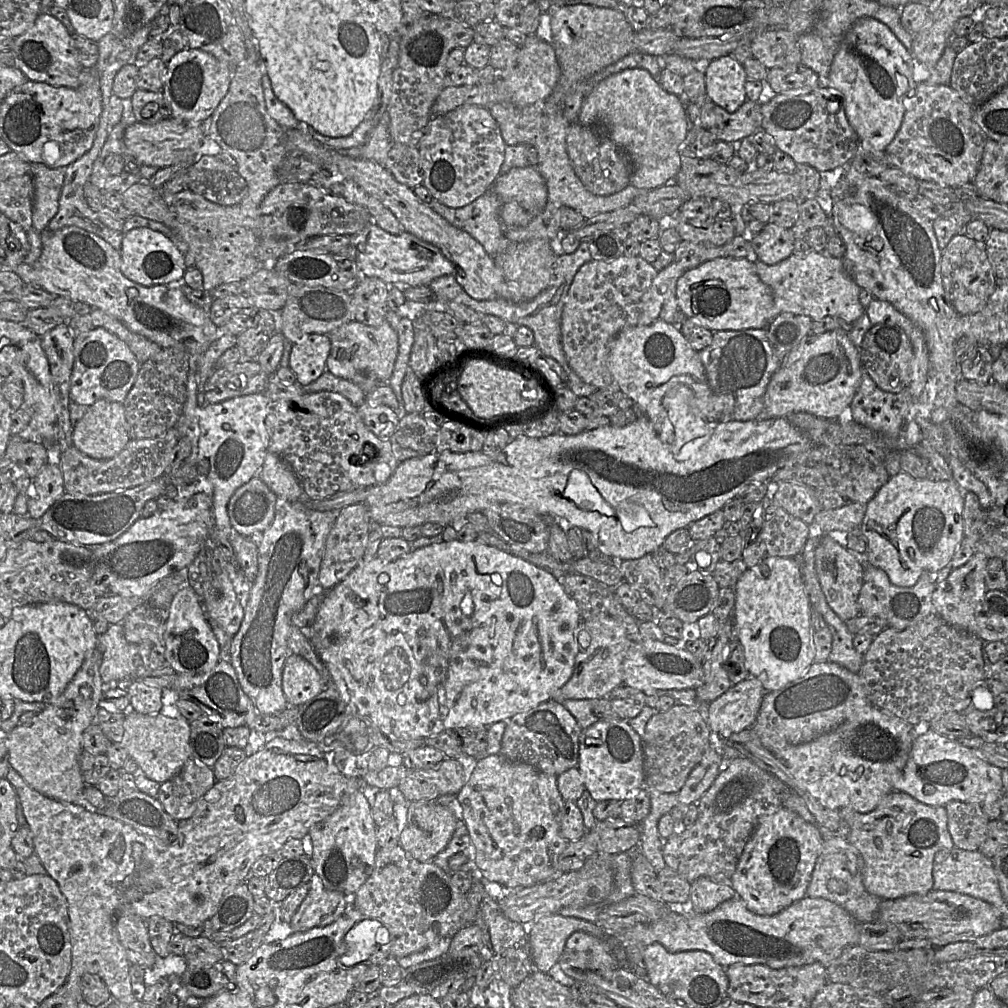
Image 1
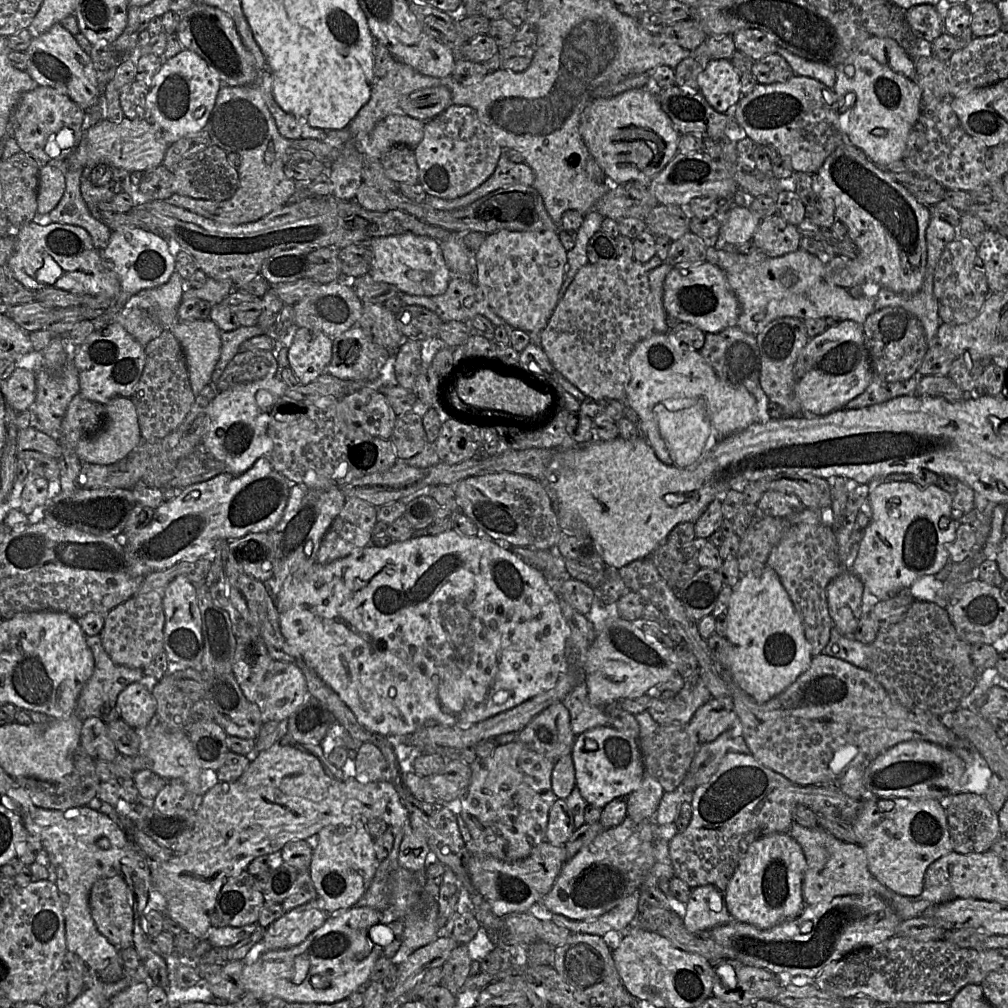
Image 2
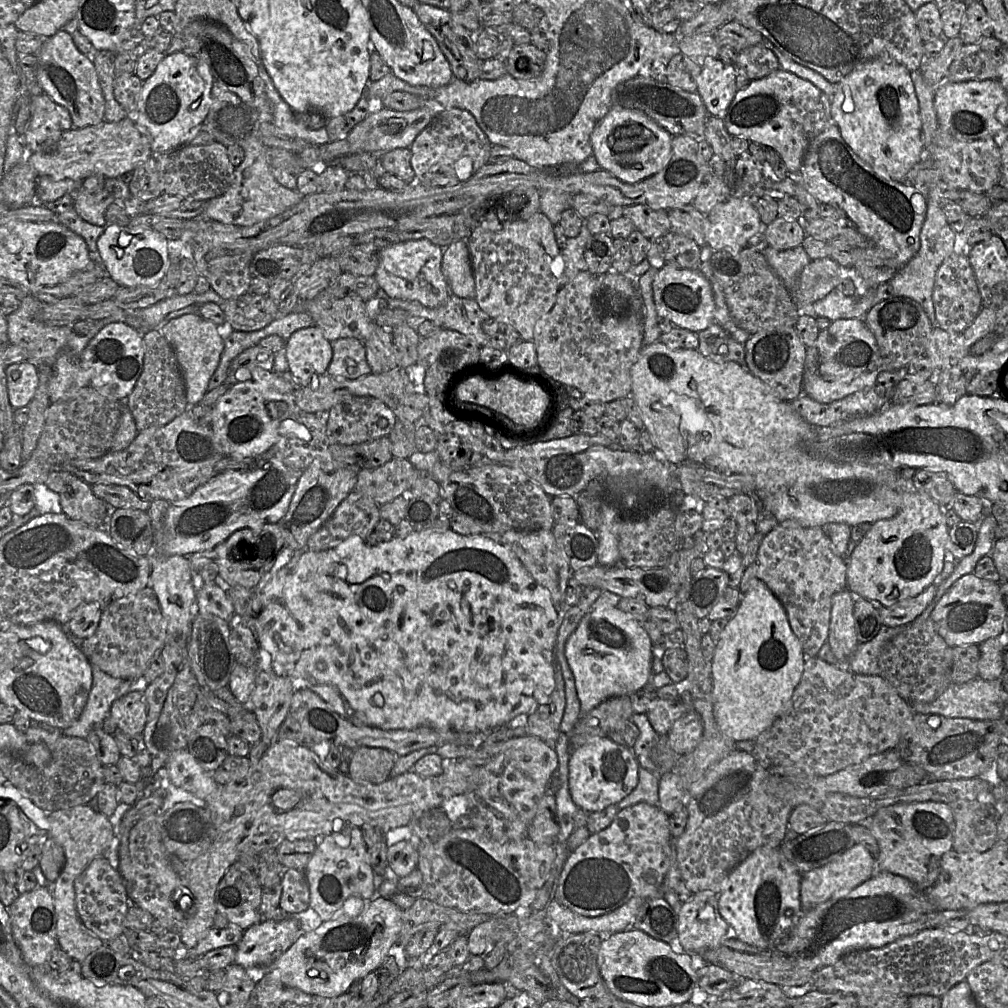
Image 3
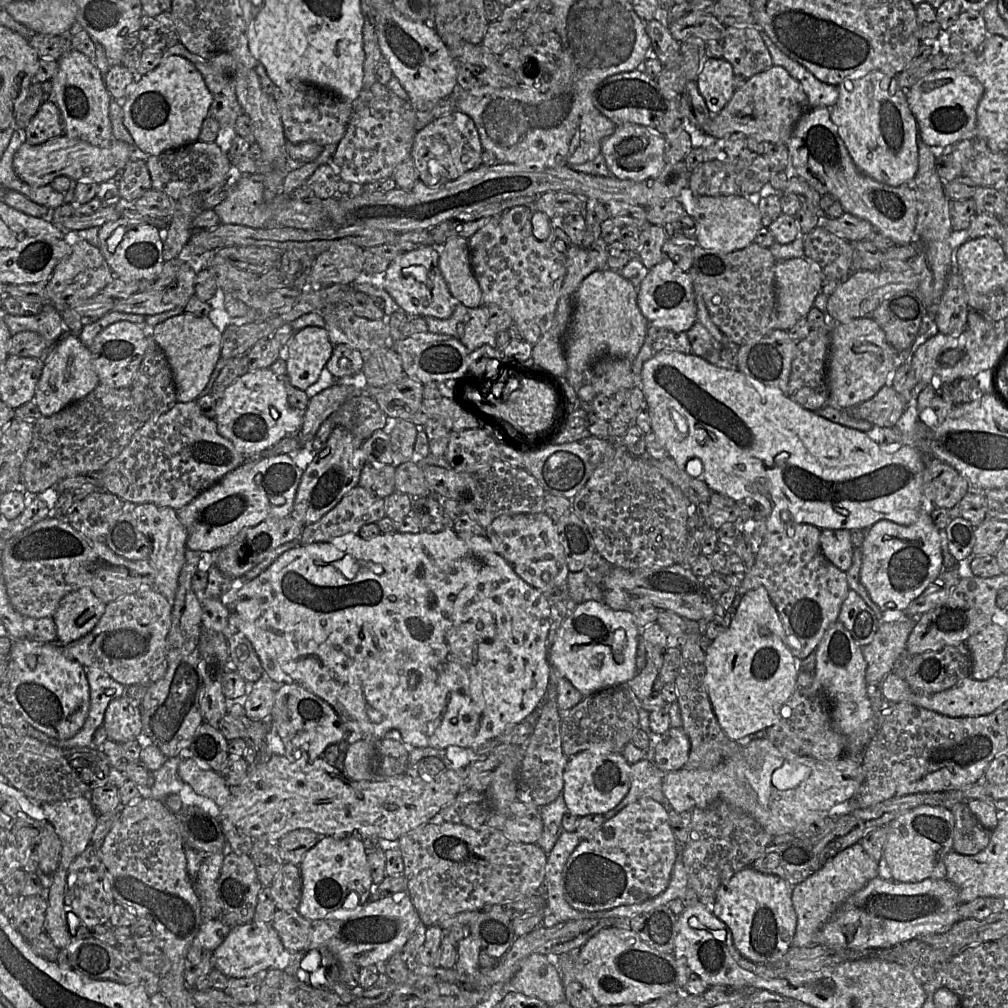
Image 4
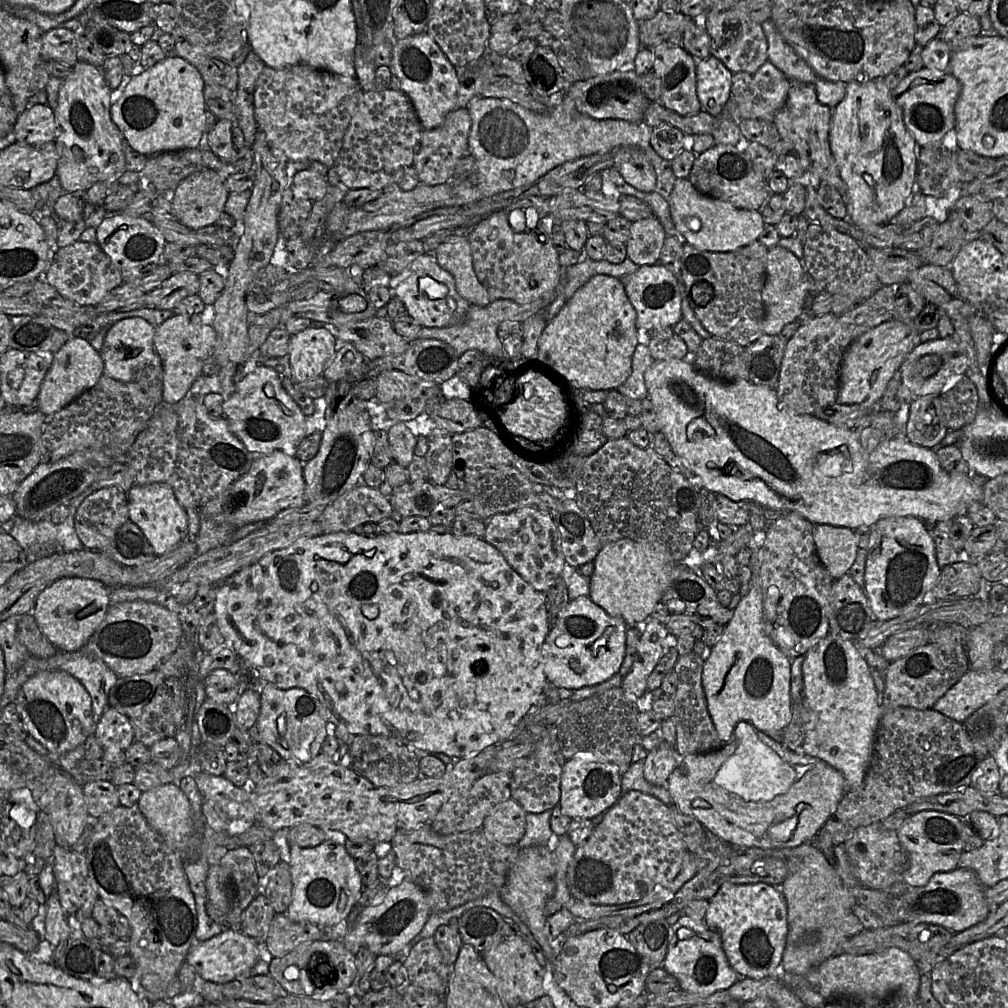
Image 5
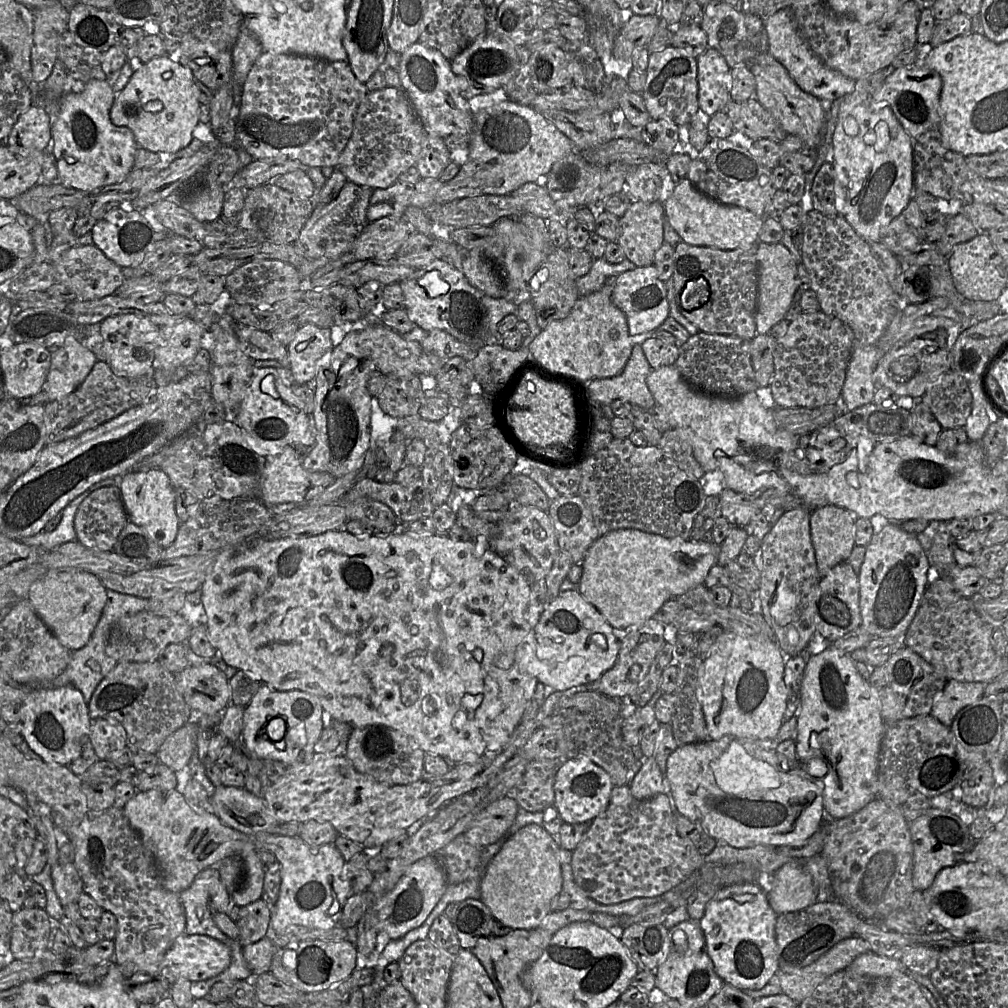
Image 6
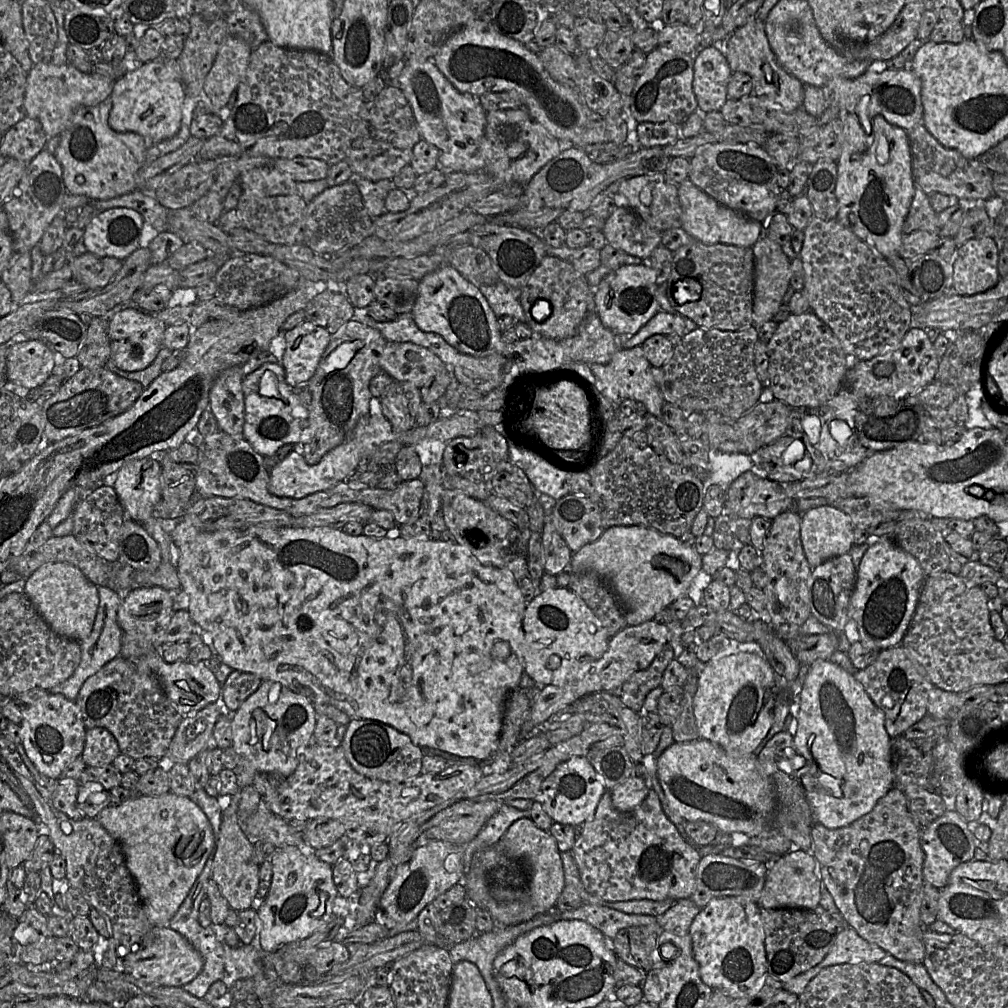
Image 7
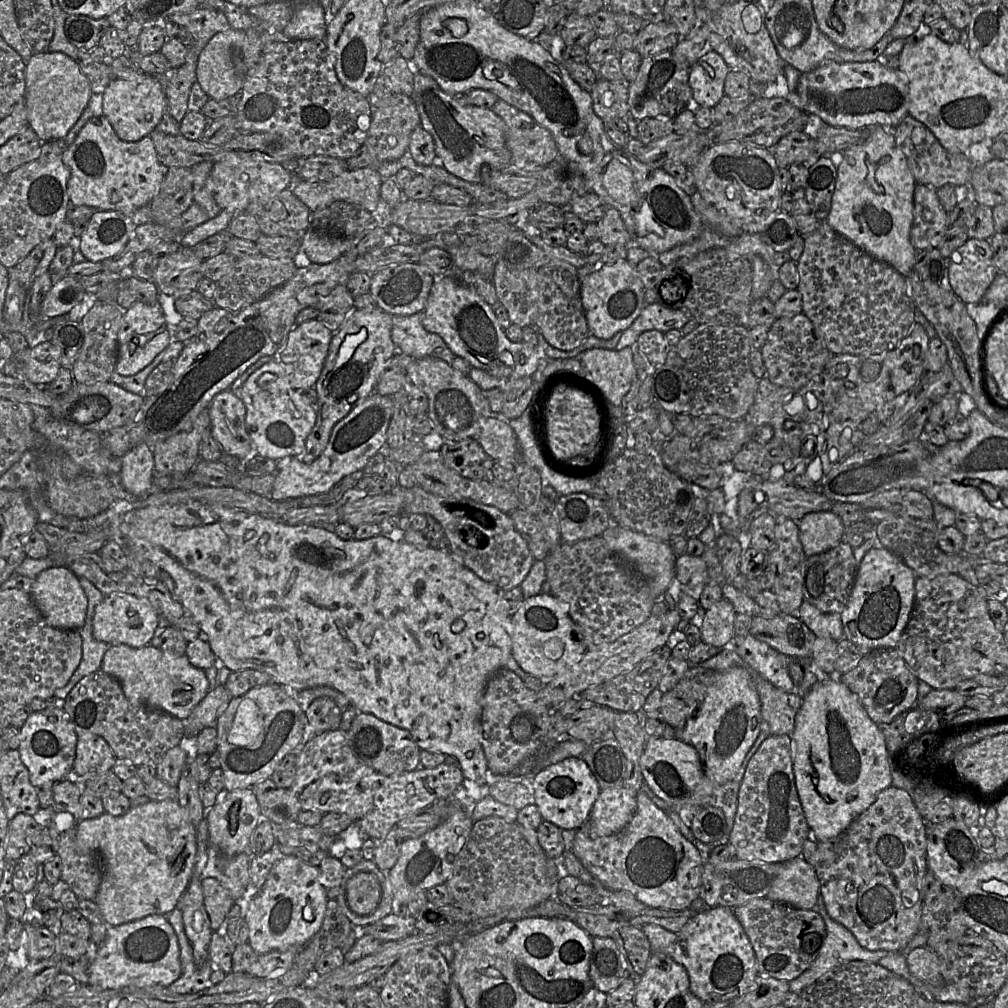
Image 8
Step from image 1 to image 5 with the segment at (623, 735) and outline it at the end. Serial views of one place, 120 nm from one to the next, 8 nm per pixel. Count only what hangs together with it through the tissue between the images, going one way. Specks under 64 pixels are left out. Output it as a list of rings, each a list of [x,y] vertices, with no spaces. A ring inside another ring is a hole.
[[[581,752],[566,760],[561,776],[559,807],[571,819],[593,819],[610,809],[622,796],[622,775],[616,765],[598,759],[589,752]]]

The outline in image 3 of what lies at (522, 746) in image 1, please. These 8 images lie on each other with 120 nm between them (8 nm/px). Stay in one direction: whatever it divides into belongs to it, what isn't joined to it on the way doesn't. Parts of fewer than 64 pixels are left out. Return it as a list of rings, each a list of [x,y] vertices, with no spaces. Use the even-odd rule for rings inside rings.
[[[555,645],[555,661],[554,661],[554,689],[549,696],[547,703],[539,705],[535,711],[527,715],[526,731],[528,735],[539,738],[548,745],[555,746],[560,736],[560,725],[565,709],[565,691],[564,680],[561,672],[560,664],[556,662],[556,645]]]

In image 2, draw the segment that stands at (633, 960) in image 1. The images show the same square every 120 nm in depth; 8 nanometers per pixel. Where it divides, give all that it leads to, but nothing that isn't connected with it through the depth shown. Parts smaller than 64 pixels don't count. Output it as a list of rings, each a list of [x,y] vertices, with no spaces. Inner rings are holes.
[[[849,895],[805,906],[794,918],[788,919],[769,929],[759,929],[753,925],[732,920],[708,932],[716,943],[725,948],[725,955],[742,964],[763,968],[777,975],[794,978],[804,976],[813,980],[823,969],[843,958],[852,951],[882,943],[896,935],[900,918],[883,899],[870,895]]]

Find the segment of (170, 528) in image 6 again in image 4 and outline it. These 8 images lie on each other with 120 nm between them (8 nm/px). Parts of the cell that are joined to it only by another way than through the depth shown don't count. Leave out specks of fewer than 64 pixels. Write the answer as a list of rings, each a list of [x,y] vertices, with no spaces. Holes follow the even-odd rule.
[[[153,503],[127,505],[129,509],[131,508],[138,529],[150,543],[149,560],[155,569],[153,587],[172,603],[177,589],[179,573],[185,561],[187,530],[179,520],[177,512],[171,507]]]

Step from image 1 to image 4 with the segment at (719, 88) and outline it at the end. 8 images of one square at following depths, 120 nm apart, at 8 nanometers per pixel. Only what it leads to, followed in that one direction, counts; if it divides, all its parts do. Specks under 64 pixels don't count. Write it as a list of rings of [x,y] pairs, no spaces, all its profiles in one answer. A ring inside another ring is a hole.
[[[706,58],[697,76],[697,87],[710,113],[718,114],[734,94],[734,71],[723,58]]]

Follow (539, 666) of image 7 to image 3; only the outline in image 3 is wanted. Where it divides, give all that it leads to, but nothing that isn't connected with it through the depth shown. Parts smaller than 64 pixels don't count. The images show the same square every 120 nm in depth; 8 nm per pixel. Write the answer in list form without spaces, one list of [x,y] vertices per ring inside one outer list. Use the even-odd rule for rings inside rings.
[[[617,607],[590,609],[565,644],[581,717],[601,702],[641,690],[652,675],[652,646],[641,623]]]

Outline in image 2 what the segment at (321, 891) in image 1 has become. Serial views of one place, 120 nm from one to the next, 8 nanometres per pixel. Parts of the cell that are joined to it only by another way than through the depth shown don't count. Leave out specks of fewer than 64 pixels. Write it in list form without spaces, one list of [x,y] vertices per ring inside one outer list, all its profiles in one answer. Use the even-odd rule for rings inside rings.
[[[317,898],[284,913],[265,928],[262,940],[254,945],[244,962],[253,962],[266,951],[287,949],[301,944],[328,917],[328,912]]]

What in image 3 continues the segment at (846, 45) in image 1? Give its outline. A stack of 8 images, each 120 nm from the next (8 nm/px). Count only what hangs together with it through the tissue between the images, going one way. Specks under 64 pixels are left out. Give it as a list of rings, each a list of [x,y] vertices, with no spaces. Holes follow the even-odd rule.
[[[877,58],[870,60],[858,67],[856,70],[847,75],[843,80],[836,84],[836,92],[831,99],[831,116],[833,122],[837,124],[840,129],[841,135],[851,150],[863,161],[873,167],[881,174],[887,175],[890,179],[898,182],[905,182],[907,173],[913,168],[920,160],[920,154],[923,150],[923,142],[921,136],[921,117],[919,112],[919,102],[917,99],[915,86],[911,77],[911,72],[898,63],[891,61],[888,58]]]

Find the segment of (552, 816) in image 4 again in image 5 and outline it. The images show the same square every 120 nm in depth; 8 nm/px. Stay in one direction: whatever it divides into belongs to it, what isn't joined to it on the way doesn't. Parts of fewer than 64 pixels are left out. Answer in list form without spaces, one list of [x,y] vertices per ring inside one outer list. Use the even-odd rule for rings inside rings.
[[[552,810],[542,813],[527,813],[526,831],[524,836],[518,842],[520,849],[528,848],[534,845],[544,845],[552,852],[558,845],[559,837],[550,826]]]

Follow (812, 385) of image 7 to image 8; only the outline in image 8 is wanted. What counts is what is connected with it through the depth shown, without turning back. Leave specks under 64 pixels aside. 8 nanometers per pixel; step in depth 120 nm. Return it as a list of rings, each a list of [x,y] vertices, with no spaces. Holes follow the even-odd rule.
[[[804,313],[777,318],[769,328],[760,352],[766,368],[766,377],[775,385],[791,389],[799,389],[806,385],[822,371],[833,355],[818,338],[813,323]]]

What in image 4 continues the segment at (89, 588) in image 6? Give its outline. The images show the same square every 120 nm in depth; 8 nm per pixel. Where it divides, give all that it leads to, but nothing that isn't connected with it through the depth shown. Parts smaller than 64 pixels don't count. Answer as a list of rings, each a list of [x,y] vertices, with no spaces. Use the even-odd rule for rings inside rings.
[[[85,587],[66,594],[52,616],[57,640],[69,643],[88,634],[102,617],[105,606]]]

